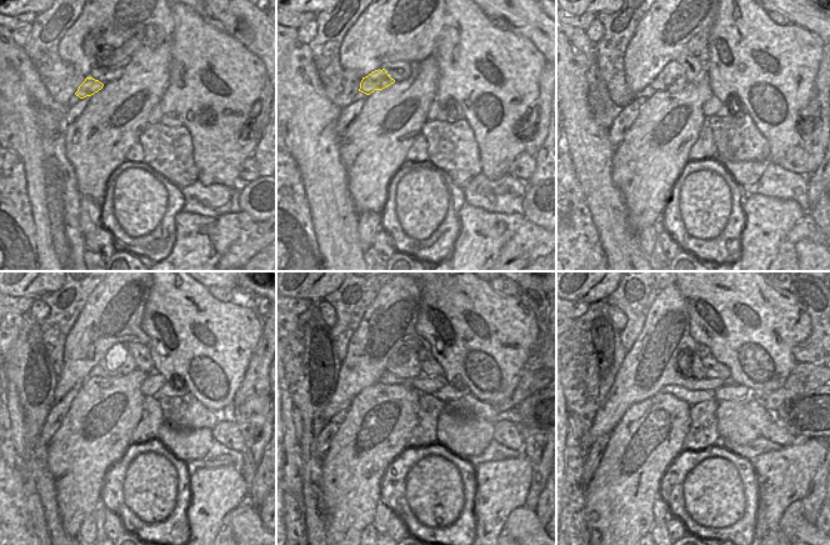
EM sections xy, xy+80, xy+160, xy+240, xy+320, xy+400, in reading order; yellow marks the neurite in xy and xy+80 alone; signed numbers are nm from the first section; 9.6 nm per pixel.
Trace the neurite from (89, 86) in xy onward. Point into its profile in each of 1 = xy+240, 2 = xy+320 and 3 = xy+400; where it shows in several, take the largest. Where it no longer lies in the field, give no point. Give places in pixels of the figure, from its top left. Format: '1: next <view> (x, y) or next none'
1: next xy+240 (123, 363)
2: next xy+320 (405, 364)
3: next xy+400 (693, 366)

